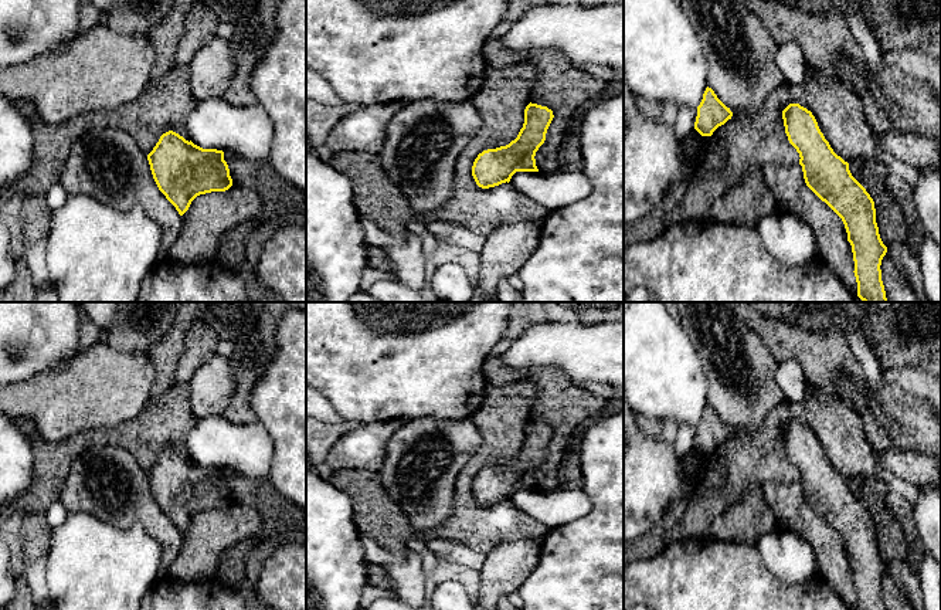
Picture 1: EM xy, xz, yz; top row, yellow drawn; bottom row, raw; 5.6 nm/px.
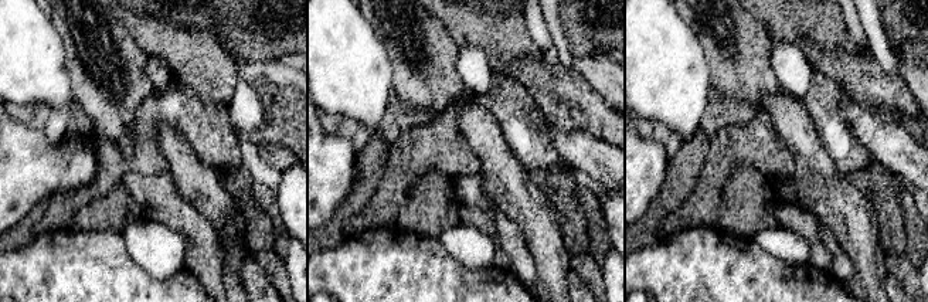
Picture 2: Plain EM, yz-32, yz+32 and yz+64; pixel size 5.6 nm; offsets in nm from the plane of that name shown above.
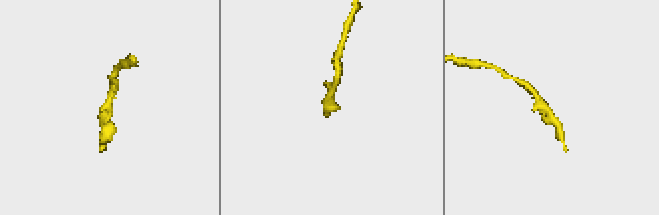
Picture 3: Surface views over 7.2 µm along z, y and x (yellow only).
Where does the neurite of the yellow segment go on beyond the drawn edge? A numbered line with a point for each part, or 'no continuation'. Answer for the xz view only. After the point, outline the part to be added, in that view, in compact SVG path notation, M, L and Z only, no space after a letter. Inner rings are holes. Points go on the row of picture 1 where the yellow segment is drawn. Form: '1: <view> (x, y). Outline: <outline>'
no continuation

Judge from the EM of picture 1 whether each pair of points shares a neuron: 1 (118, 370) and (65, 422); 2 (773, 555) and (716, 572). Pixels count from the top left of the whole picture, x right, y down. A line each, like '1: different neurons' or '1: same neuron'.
1: same neuron
2: different neurons

